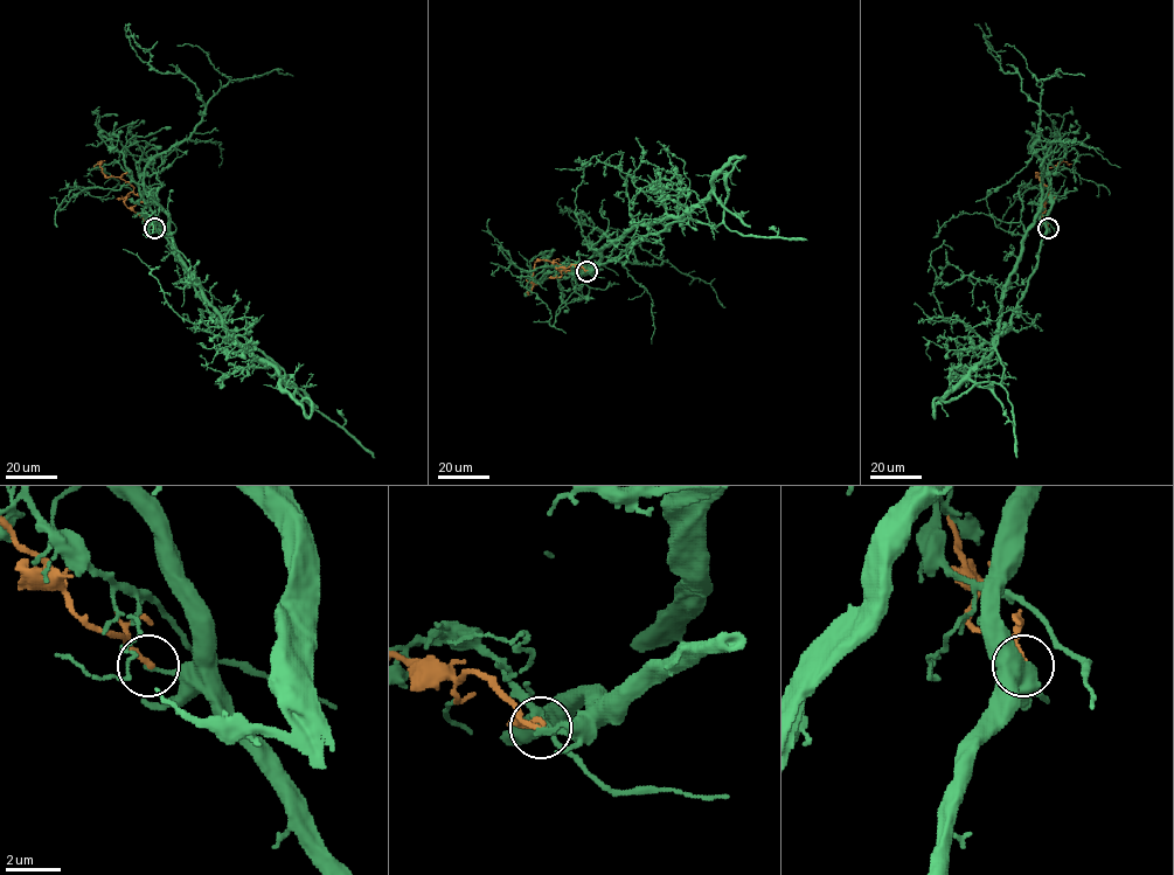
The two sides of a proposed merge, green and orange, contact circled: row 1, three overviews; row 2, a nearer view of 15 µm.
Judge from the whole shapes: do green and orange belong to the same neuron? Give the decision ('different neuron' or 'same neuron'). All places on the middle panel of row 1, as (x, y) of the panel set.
different neuron

